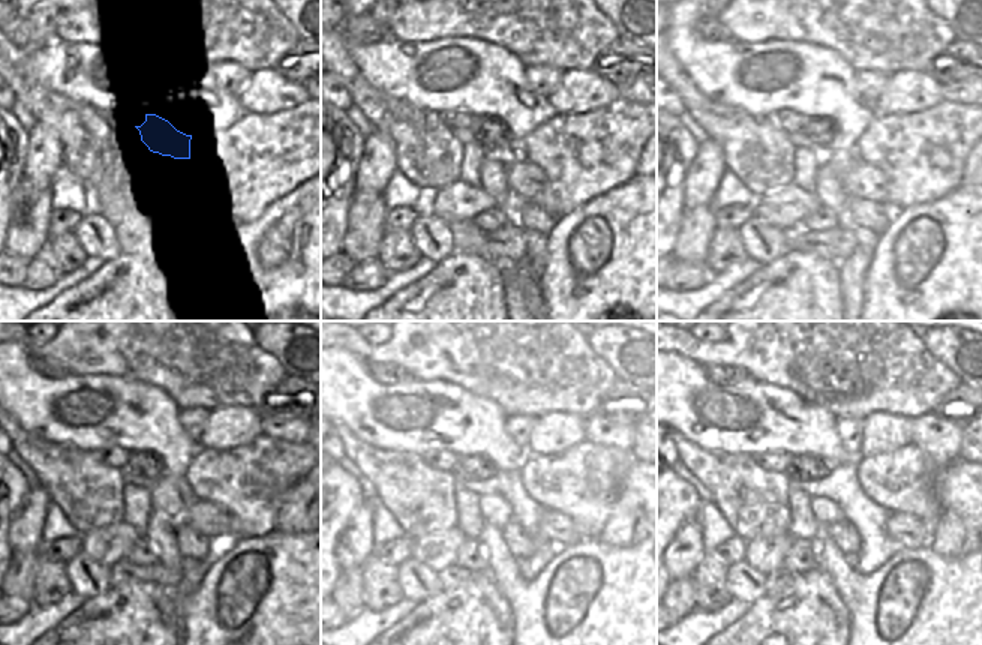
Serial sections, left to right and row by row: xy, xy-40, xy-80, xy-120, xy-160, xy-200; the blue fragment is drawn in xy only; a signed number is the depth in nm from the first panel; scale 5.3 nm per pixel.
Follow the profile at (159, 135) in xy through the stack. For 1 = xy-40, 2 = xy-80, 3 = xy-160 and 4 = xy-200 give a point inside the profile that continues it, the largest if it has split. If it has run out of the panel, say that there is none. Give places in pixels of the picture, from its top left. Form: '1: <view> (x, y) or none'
1: xy-40 (490, 132)
2: xy-80 (822, 131)
3: xy-160 (473, 467)
4: xy-200 (801, 467)

